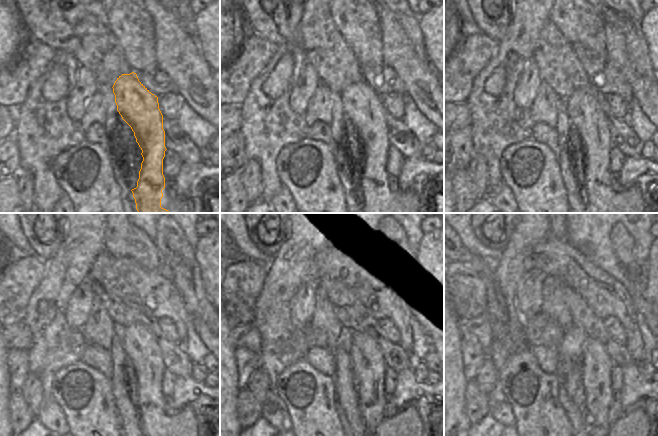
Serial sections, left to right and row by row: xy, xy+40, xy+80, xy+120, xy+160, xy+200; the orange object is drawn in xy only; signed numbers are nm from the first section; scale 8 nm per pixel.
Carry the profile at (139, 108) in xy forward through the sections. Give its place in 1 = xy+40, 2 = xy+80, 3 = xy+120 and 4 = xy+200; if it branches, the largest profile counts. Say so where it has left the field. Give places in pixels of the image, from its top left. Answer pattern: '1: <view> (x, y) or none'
1: xy+40 (362, 106)
2: xy+80 (586, 116)
3: xy+120 (141, 349)
4: xy+200 (596, 365)

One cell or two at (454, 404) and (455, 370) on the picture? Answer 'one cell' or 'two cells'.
one cell

